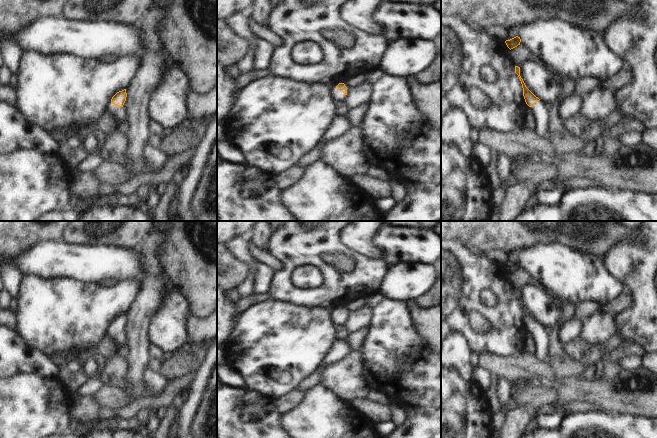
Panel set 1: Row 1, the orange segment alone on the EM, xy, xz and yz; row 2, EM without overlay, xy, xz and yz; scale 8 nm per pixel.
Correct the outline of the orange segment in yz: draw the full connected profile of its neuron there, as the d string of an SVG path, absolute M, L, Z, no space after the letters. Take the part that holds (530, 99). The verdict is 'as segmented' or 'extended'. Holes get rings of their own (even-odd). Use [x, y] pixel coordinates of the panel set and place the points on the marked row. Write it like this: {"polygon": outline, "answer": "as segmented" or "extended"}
{"polygon": "M515 66L515 73L521 81L525 102L531 108L531 112L535 120L535 131L540 137L547 138L549 120L547 105L526 87L520 76L520 67Z", "answer": "extended"}

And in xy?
{"polygon": "M126 89L117 92L111 99L111 104L109 105L107 111L112 115L114 120L119 125L124 125L126 120L126 111L123 105L126 101L127 93Z", "answer": "extended"}

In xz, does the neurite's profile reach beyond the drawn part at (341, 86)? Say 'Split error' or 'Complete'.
Split error.

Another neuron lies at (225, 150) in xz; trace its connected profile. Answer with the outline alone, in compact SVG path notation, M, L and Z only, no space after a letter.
M227 140L217 142L217 156L229 163L243 163L245 158L241 151Z

